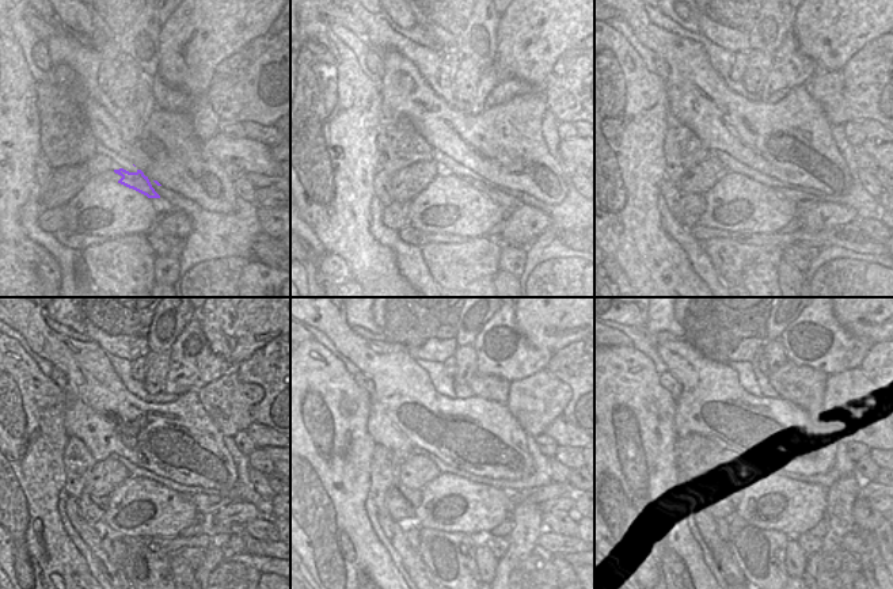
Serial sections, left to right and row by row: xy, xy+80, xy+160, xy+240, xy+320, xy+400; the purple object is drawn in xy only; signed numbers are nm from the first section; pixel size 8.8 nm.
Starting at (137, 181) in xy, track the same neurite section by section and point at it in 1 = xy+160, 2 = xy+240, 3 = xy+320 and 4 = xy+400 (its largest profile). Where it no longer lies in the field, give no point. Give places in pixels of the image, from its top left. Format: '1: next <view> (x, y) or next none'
1: next xy+160 (800, 200)
2: next xy+240 (208, 504)
3: next xy+320 (536, 496)
4: next xy+400 (865, 487)

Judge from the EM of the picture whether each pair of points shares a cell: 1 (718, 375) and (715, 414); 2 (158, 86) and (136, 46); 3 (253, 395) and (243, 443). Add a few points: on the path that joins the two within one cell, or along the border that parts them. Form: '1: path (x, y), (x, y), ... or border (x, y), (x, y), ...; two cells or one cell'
1: path (717, 384), (715, 405); one cell
2: path (154, 76), (145, 56); one cell
3: border (244, 430), (240, 430), (234, 437); two cells

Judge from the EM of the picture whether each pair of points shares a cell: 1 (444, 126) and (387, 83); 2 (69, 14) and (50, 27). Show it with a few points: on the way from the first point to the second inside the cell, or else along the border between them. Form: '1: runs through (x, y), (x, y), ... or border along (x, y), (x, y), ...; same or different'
1: runs through (430, 126), (401, 97); same
2: border along (59, 22), (64, 26); different

